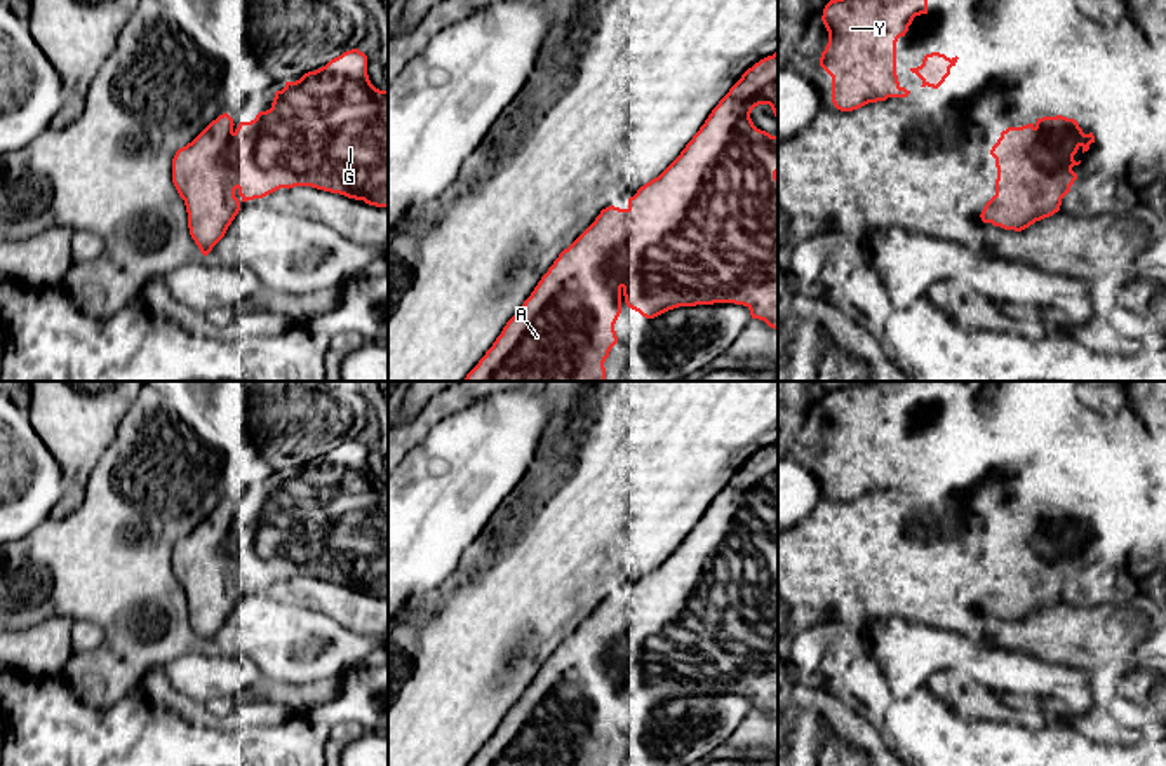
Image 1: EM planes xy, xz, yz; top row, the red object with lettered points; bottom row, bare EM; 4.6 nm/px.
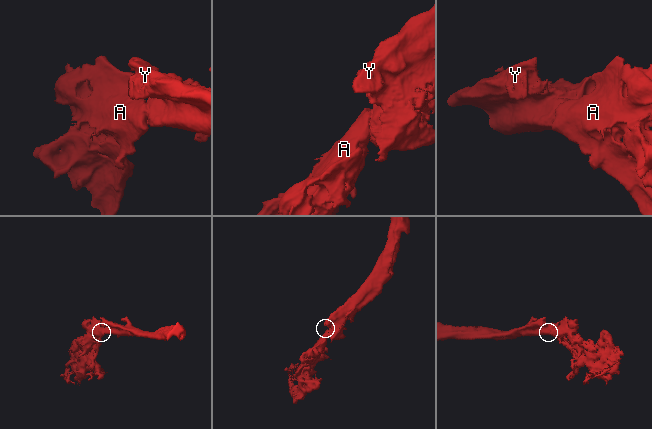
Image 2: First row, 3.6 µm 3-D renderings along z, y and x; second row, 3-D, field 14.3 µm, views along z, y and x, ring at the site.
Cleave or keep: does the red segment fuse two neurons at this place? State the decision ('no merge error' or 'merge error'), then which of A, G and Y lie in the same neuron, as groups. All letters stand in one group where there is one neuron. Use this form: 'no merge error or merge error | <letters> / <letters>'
no merge error | A G Y

